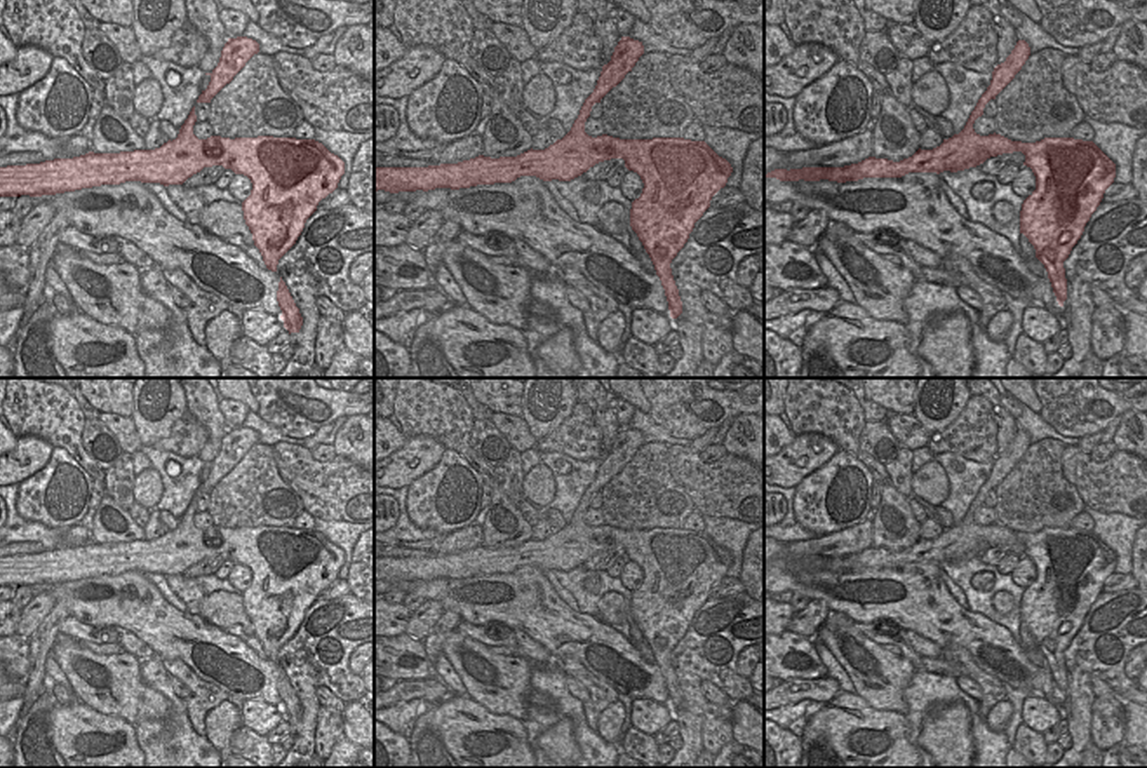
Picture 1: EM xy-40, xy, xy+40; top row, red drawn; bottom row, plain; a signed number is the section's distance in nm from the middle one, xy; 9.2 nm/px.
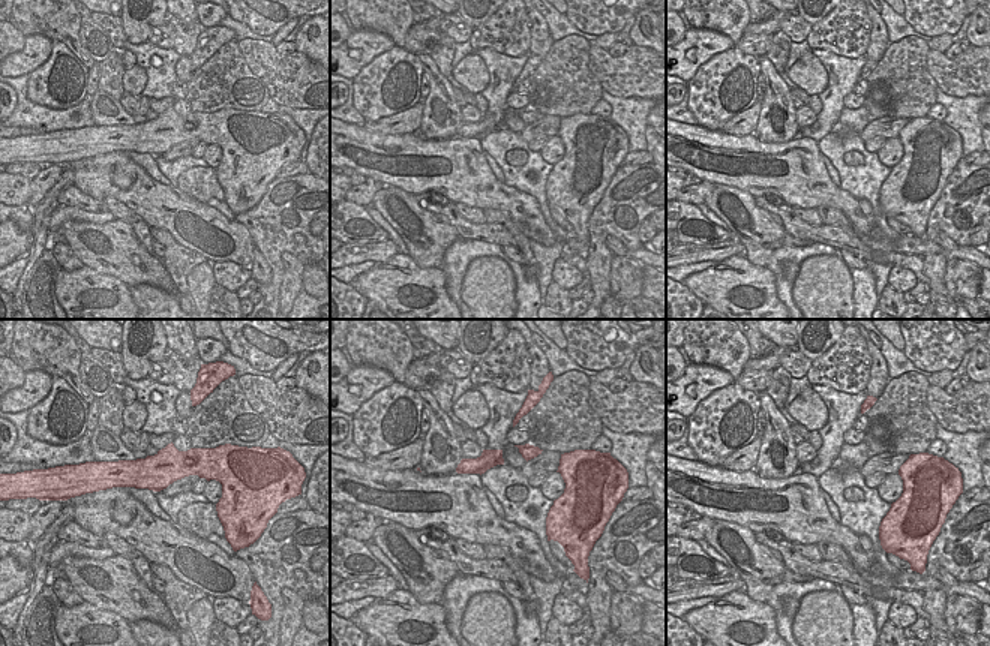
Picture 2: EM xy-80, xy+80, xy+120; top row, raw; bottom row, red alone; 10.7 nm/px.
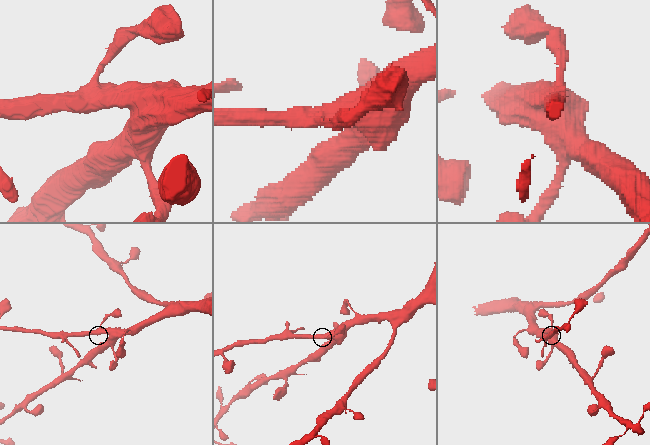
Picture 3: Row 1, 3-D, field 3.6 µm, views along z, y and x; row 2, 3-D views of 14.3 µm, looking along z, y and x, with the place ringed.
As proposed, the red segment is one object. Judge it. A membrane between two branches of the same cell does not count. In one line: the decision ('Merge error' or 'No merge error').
No merge error

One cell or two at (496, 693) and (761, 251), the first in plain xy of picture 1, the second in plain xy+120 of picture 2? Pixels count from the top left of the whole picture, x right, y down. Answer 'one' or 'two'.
one

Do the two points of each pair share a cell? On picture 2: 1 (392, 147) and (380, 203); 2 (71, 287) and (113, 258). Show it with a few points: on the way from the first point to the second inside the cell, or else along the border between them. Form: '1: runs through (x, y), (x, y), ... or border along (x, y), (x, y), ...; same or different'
1: border along (384, 185), (393, 185), (414, 195); different
2: border along (84, 264), (101, 273), (113, 275), (126, 284); different

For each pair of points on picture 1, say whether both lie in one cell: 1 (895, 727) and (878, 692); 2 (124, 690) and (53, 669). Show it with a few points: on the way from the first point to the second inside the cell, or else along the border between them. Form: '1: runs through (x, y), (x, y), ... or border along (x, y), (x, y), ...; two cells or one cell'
1: border along (855, 692), (871, 706), (892, 709), (904, 716); two cells
2: border along (51, 653), (72, 690); two cells

